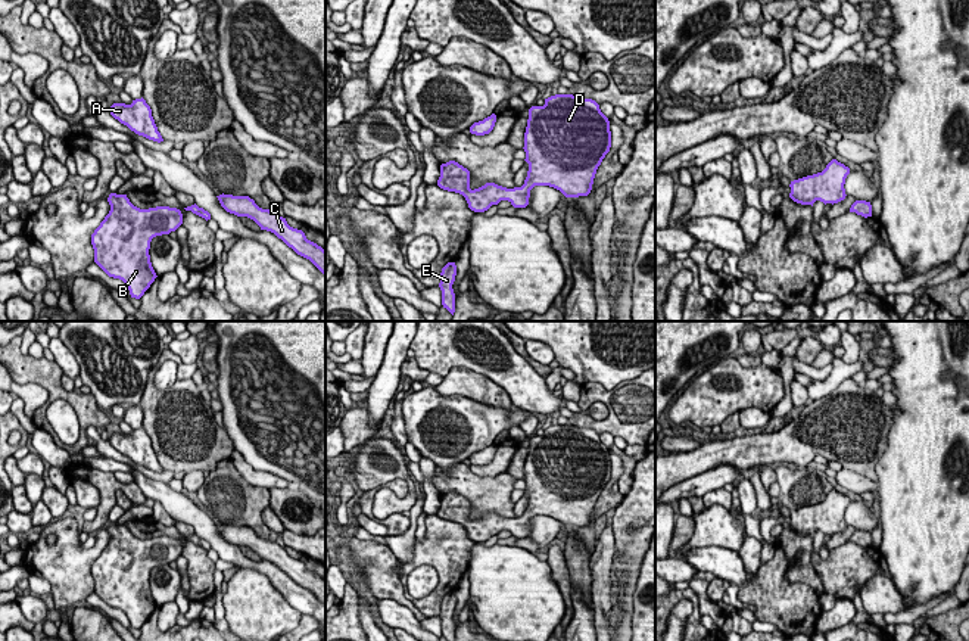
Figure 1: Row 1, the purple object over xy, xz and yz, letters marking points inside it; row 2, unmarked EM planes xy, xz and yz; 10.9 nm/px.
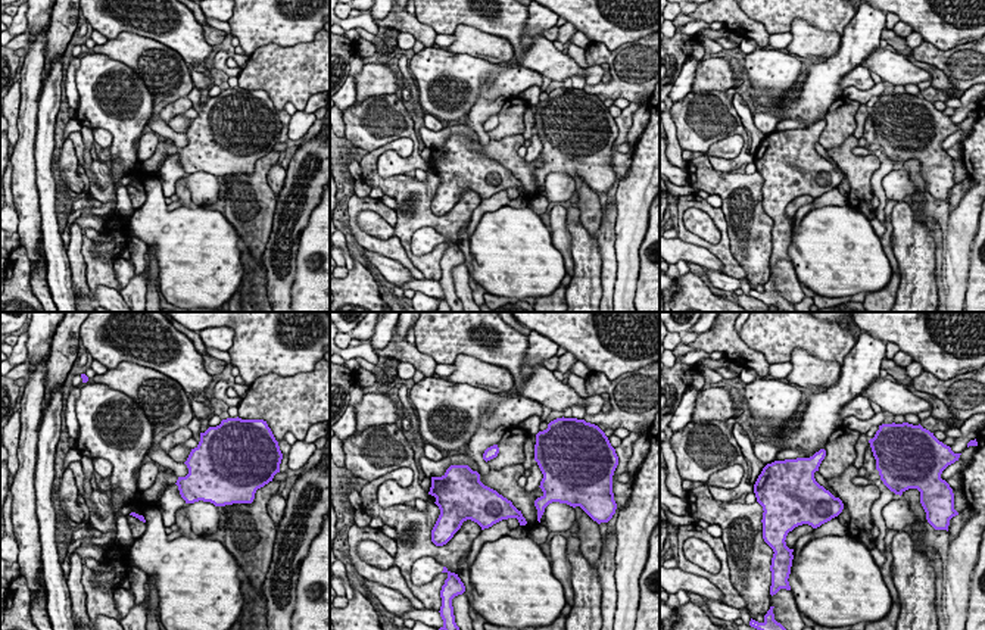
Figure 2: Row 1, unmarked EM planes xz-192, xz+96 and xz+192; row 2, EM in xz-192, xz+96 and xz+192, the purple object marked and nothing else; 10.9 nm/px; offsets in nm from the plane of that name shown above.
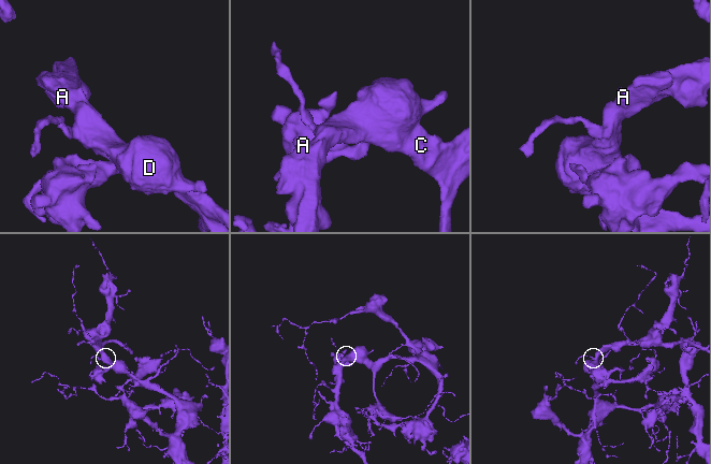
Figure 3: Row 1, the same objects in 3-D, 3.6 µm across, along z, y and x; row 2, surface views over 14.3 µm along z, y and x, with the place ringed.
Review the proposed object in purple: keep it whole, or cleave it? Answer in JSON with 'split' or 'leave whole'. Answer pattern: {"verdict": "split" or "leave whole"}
{"verdict": "leave whole"}

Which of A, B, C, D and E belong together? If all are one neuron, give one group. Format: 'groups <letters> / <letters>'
groups A B C D E

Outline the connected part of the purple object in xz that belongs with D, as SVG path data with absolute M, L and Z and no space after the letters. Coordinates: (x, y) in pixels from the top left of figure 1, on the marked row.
M555 94L543 106L529 109L523 147L529 171L521 187L486 183L471 190L470 171L455 161L440 165L437 186L462 195L474 212L484 212L501 200L526 208L535 186L554 187L565 197L588 196L610 147L610 121L595 100Z

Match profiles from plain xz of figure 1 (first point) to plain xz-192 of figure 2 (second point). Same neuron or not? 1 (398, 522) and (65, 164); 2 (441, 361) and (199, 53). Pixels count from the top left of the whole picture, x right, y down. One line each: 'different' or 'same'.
1: same
2: same

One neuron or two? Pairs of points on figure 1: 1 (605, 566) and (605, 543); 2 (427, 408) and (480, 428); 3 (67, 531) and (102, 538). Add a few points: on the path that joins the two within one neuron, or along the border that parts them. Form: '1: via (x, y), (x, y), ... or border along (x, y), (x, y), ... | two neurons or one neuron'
1: via (605, 560), (605, 548) | one neuron
2: via (441, 405), (452, 408), (467, 419) | one neuron
3: via (71, 541), (81, 551), (92, 551), (94, 548) | one neuron

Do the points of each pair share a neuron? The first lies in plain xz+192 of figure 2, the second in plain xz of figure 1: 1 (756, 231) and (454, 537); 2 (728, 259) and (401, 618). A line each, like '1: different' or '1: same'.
1: same
2: different

